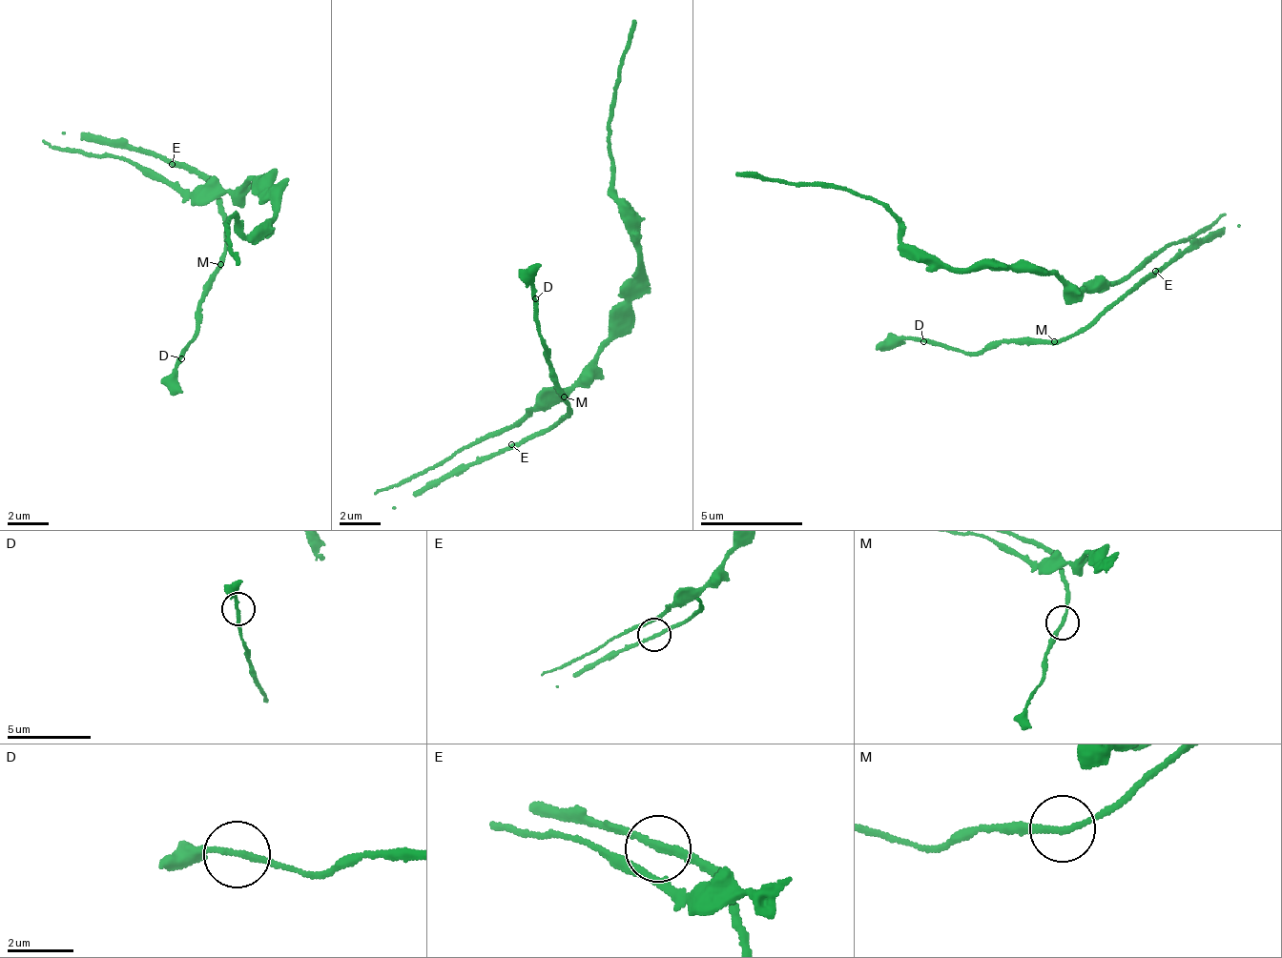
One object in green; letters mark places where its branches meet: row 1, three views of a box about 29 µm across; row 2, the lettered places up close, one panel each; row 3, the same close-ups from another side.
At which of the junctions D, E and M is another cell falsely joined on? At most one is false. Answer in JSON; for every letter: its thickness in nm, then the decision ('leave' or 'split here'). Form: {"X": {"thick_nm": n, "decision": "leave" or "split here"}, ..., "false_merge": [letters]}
{"D": {"thick_nm": 180, "decision": "leave"}, "E": {"thick_nm": 180, "decision": "leave"}, "M": {"thick_nm": 180, "decision": "leave"}, "false_merge": []}

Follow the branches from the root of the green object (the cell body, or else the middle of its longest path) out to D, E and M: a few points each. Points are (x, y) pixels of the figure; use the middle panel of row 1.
D: (512, 428), (466, 443), (445, 462), (451, 471), (512, 451), (567, 414), (551, 348), (540, 344), (535, 298)
E: (512, 428), (466, 443), (445, 462), (451, 471), (466, 472), (512, 446)
M: (512, 428), (466, 443), (445, 462), (451, 471), (466, 472), (527, 443), (567, 414), (569, 398), (564, 397)

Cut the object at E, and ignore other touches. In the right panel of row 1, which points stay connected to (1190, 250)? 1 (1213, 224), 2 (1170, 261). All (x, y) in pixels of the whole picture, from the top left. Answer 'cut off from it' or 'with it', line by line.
1: cut off from it
2: with it

